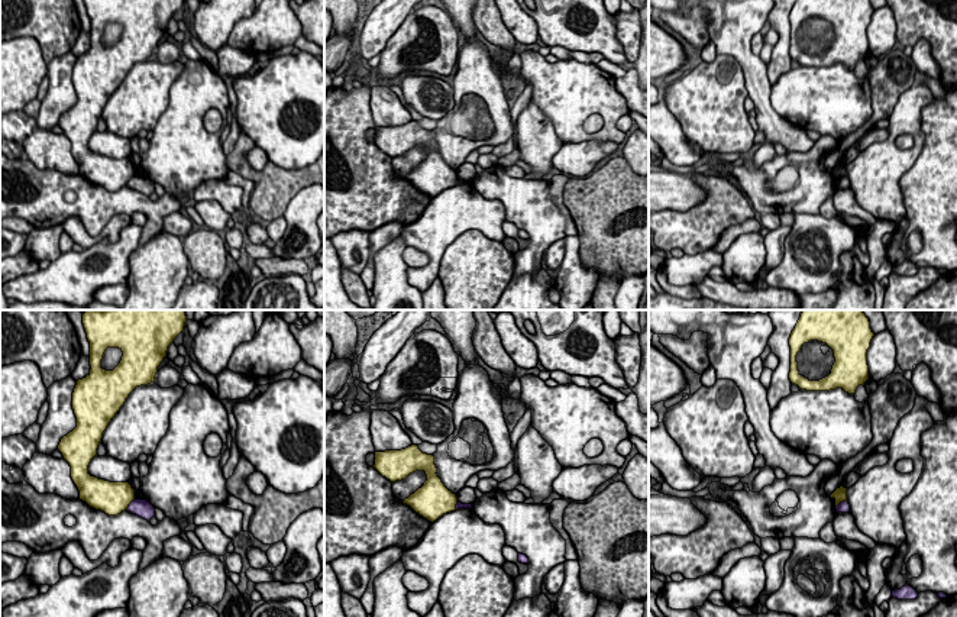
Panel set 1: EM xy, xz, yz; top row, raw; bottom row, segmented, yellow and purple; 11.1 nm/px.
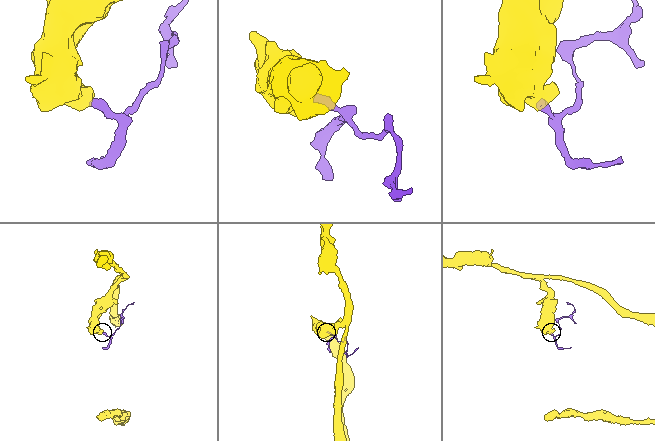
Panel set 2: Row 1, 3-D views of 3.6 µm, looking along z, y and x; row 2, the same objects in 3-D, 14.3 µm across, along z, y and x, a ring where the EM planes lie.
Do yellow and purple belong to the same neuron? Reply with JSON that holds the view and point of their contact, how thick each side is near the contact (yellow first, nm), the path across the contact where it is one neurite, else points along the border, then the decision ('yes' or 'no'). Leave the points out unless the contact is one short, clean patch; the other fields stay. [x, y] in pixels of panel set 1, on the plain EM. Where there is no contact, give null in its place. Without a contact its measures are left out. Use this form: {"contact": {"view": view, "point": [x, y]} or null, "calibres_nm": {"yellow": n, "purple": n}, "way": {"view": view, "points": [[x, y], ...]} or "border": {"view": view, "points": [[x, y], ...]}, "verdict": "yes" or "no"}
{"contact": {"view": "yz", "point": [840, 177]}, "calibres_nm": {"yellow": 160, "purple": 130}, "border": {"view": "yz", "points": [[846, 175], [836, 183]]}, "verdict": "no"}

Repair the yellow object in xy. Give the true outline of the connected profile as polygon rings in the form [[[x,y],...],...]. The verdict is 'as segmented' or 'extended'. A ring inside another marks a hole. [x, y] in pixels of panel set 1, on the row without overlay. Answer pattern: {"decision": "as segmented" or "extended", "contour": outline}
{"decision": "as segmented", "contour": [[[84,0],[90,17],[90,49],[77,56],[72,85],[77,103],[64,112],[58,126],[71,142],[80,175],[109,191],[127,185],[135,175],[129,158],[110,158],[88,149],[97,123],[111,94],[129,70],[155,56],[168,22],[185,0]],[[107,23],[123,28],[113,46],[101,43]]]}

